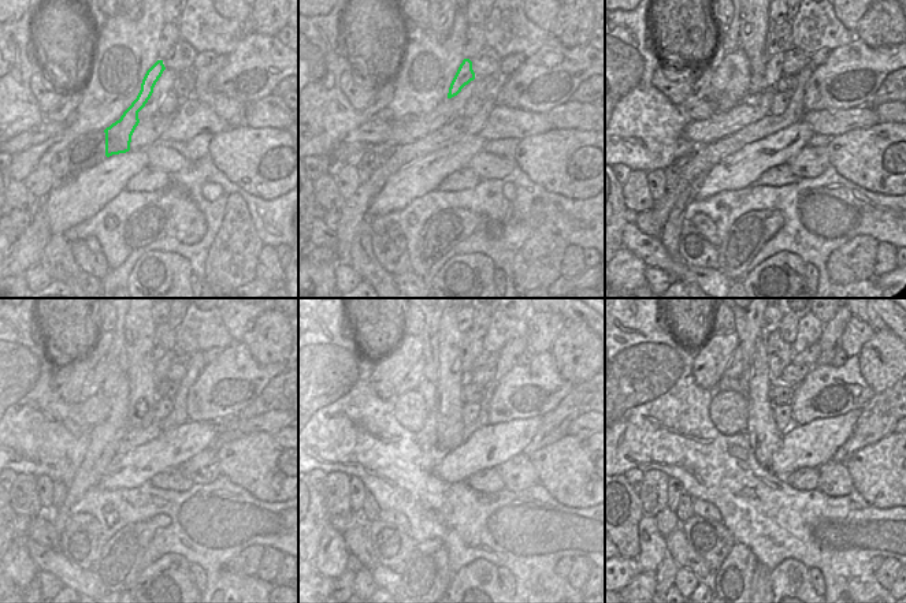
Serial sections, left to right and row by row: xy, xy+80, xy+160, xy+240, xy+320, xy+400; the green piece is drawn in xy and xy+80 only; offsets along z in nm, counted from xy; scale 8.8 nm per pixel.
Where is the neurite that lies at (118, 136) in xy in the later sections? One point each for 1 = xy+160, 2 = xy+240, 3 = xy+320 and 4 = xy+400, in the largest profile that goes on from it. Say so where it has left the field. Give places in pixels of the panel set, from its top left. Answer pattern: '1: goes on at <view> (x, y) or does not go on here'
1: goes on at xy+160 (773, 71)
2: goes on at xy+240 (162, 367)
3: goes on at xy+320 (485, 357)
4: goes on at xy+400 (809, 356)

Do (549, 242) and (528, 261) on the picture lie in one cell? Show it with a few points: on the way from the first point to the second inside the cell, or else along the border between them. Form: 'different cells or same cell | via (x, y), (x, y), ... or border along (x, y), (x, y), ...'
same cell | via (544, 248), (534, 257)

